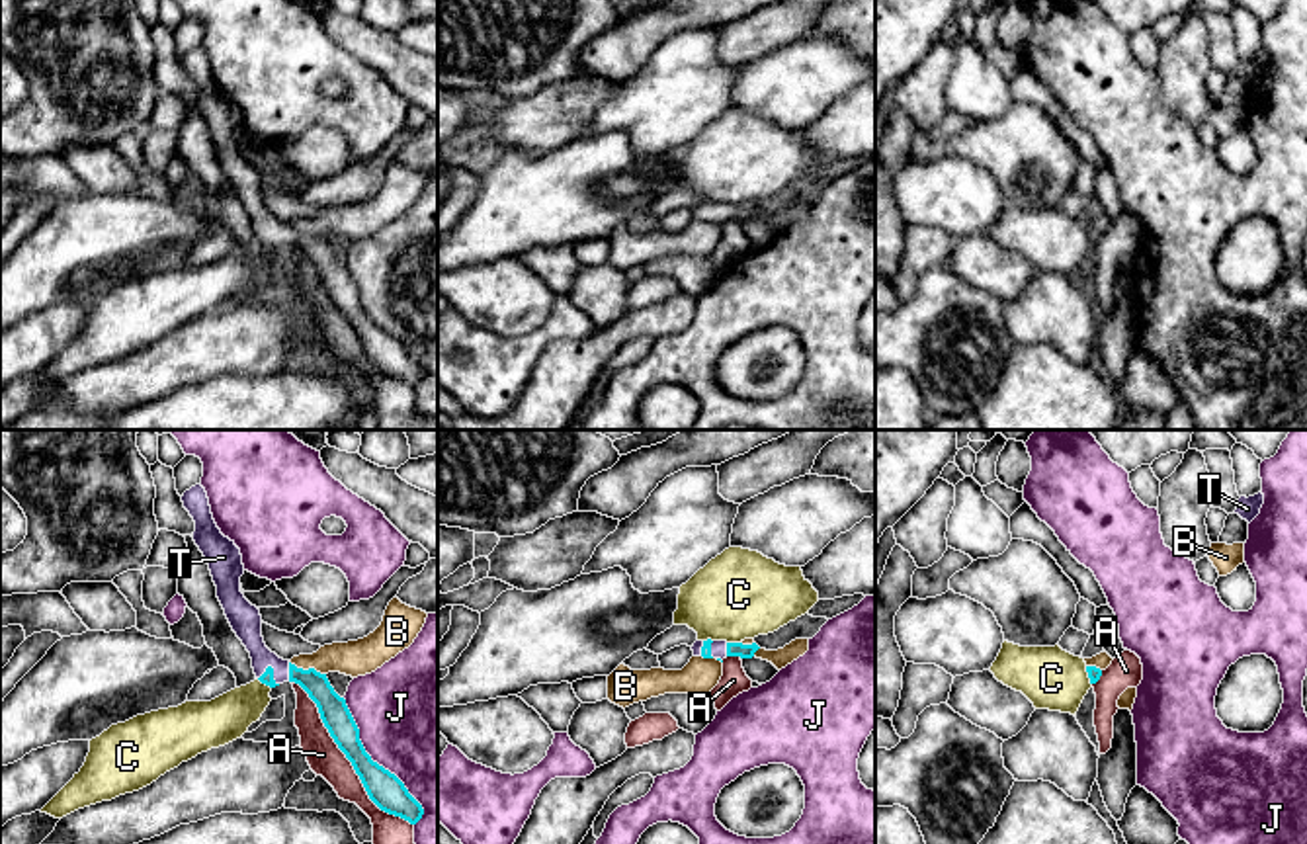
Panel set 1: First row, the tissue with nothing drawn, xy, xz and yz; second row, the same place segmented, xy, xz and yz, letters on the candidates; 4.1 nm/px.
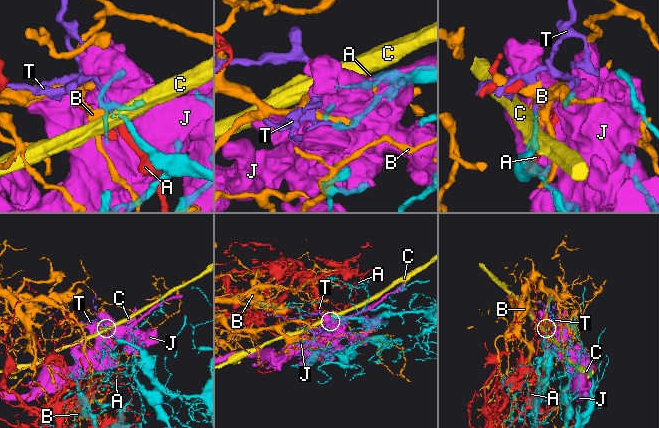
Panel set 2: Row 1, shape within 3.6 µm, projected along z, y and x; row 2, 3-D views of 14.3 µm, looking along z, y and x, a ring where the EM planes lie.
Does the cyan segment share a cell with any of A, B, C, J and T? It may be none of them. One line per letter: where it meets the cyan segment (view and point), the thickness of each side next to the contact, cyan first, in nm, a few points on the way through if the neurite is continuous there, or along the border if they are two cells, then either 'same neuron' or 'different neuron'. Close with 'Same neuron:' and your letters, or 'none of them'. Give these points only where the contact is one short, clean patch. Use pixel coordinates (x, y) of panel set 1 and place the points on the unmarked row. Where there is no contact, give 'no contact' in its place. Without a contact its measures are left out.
A: xy (348, 321) | 150/140 nm | different neuron
B: xy (309, 231) | 120/150 nm | different neuron
C: xy (264, 245) | 50/190 nm | along xy (256, 241), (270, 251) | different neuron
J: xy (376, 325) | 150/480 nm | different neuron
T: xy (272, 237) | 50/130 nm | across xy (266, 241), (272, 237), (247, 184) | same neuron
Same neuron: T

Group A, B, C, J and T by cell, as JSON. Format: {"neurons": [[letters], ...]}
{"neurons": [["A"], ["B"], ["C"], ["J"], ["T"]]}

